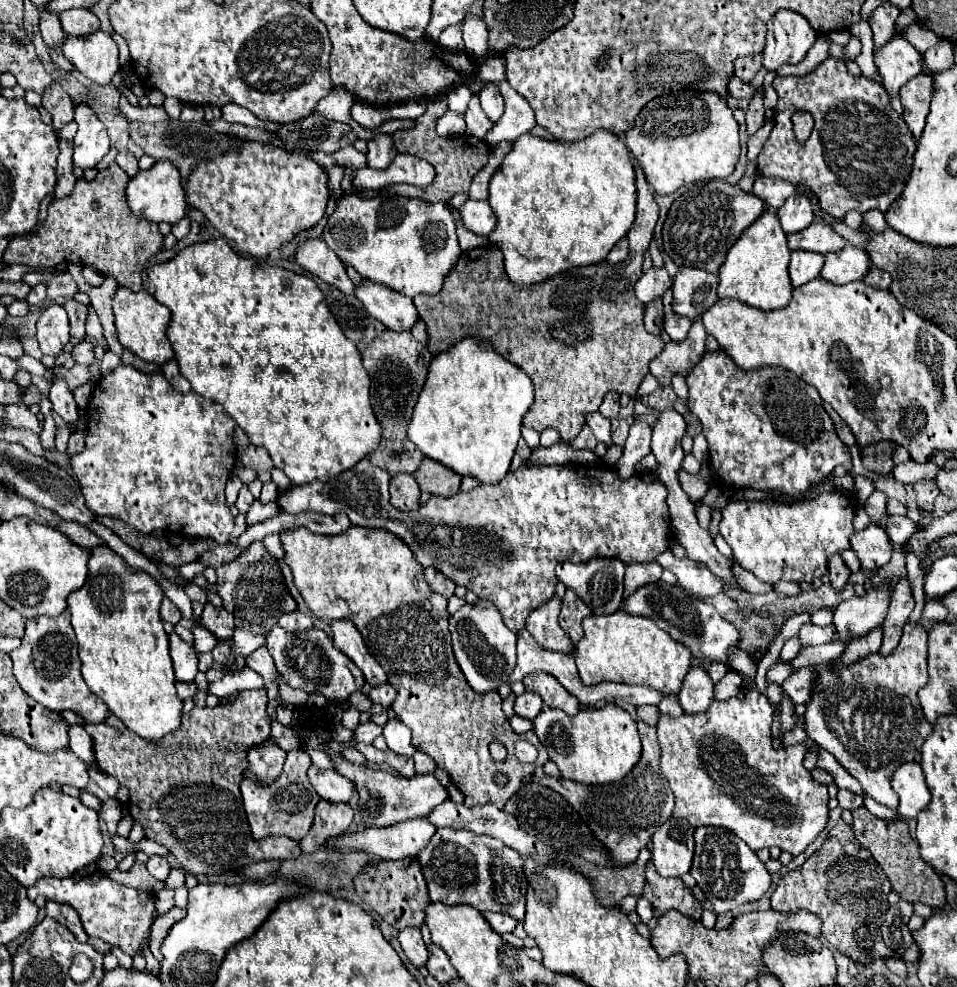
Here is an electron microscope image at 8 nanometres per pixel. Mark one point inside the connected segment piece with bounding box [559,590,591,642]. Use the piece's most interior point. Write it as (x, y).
(573, 611)

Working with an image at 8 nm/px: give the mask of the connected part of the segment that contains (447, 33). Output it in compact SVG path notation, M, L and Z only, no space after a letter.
M449 26L441 32L439 36L439 44L453 50L453 48L463 48L463 38L461 38L461 26Z

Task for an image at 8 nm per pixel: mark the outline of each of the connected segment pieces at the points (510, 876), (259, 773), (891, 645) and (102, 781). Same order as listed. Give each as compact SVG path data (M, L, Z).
M437 828L429 844L417 854L417 860L423 866L423 876L429 886L429 896L433 902L443 904L469 904L481 912L505 912L523 922L525 916L525 892L527 880L523 876L523 858L509 846L501 844L501 840L493 836L477 836L467 830L453 830L453 828Z
M267 738L265 744L259 744L257 748L249 748L247 750L247 764L249 764L249 772L263 784L271 784L273 780L277 780L277 776L283 770L287 752L281 750L273 738Z
M901 578L899 584L895 586L895 592L893 592L893 598L889 604L889 612L883 620L885 634L883 634L883 646L879 650L881 656L893 654L893 650L897 648L899 638L903 634L903 626L905 626L909 614L913 612L913 606L915 606L915 602L913 602L909 580Z
M91 768L89 770L89 774L91 774L91 780L95 780L97 782L97 786L99 788L103 788L111 798L115 798L115 794L117 794L117 788L119 788L119 784L117 784L117 780L113 780L111 776L105 776L99 768Z

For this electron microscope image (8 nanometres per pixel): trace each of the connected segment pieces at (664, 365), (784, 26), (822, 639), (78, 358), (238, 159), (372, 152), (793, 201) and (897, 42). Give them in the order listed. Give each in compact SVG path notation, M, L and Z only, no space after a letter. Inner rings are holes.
M695 320L683 342L665 344L665 350L659 356L655 356L649 364L651 374L659 380L661 386L671 386L675 374L683 374L683 376L689 374L689 370L705 354L705 338L707 332L701 320Z
M777 10L767 22L763 66L775 72L783 64L799 64L815 40L817 32L805 16L793 10Z
M803 624L799 638L801 638L801 644L803 644L803 646L813 646L813 644L831 642L831 640L835 640L833 624L827 626L827 628L821 628L821 626L815 626L815 624Z
M83 340L83 342L79 342L75 348L73 348L73 360L77 362L77 364L83 364L83 366L89 366L91 362L93 362L93 358L95 358L95 344L93 342L89 342L89 340Z
M249 142L233 154L201 162L187 180L187 200L243 252L255 258L267 258L273 250L279 250L285 242L289 242L299 230L311 228L323 218L327 208L327 174L309 158L293 156L267 144Z
M377 134L371 142L369 142L369 152L367 152L367 166L369 168L387 168L389 162L393 162L393 158L397 156L395 144L391 134Z
M803 194L789 196L789 200L777 210L777 214L779 214L779 220L781 220L781 228L787 234L799 232L813 222L811 204Z
M895 36L887 46L877 50L873 58L879 74L883 76L883 86L891 98L907 80L923 70L923 54L917 52L917 48L913 48L913 44L903 36Z

